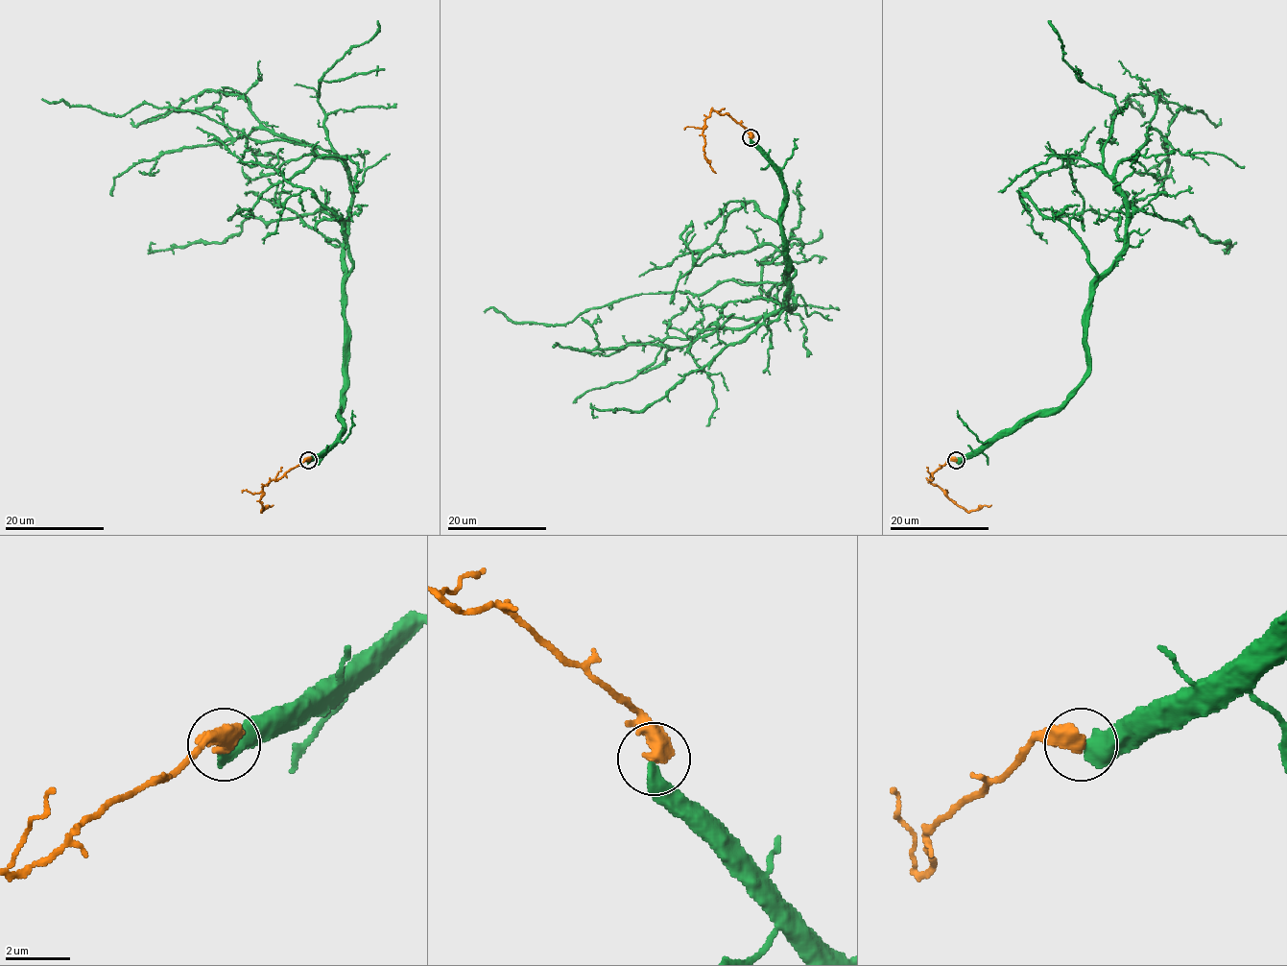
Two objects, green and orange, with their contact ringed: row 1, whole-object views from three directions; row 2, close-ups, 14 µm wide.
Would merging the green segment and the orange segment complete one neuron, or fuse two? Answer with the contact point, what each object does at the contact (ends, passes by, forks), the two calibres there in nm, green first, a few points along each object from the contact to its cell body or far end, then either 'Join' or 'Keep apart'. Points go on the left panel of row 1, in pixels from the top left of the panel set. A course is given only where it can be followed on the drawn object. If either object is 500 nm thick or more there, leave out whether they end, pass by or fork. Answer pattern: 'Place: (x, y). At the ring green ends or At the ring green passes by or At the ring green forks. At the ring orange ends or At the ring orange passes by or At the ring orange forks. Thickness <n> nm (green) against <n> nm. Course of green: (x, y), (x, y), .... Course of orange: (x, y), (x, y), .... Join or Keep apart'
Place: (308, 460). Thickness 550 nm (green) against 600 nm. Course of green: (307, 460), (343, 431), (351, 192), (343, 161), (171, 108), (143, 104), (106, 115), (41, 99). Course of orange: (307, 460), (263, 487), (261, 512), (268, 505), (273, 505). Keep apart

